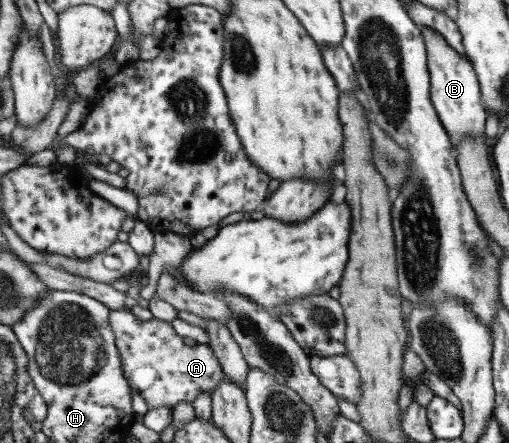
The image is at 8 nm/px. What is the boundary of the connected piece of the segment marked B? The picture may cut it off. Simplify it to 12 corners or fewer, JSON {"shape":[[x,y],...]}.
{"shape":[[423,25],[431,100],[458,146],[485,136],[470,60]]}

